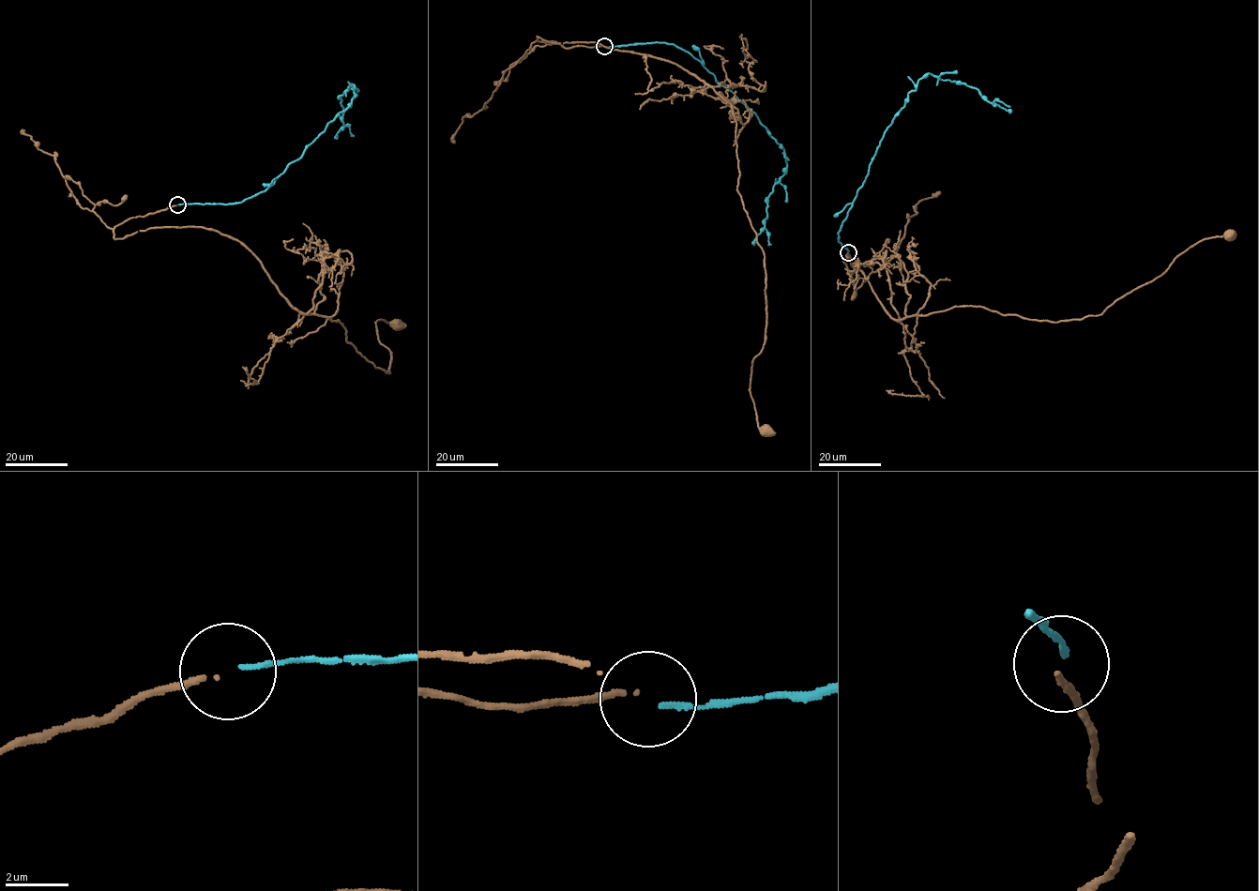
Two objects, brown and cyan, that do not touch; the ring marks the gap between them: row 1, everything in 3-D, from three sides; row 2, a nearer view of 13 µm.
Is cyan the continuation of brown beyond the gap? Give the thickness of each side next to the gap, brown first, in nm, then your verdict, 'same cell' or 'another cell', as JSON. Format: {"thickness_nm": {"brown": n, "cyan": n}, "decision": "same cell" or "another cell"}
{"thickness_nm": {"brown": 160, "cyan": 170}, "decision": "another cell"}

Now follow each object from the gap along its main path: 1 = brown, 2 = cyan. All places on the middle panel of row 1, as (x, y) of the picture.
1: (602, 46), (537, 37), (668, 60), (732, 109), (737, 192), (765, 255), (766, 339), (750, 387), (766, 430)
2: (605, 47), (665, 42), (686, 51), (750, 110), (783, 150), (786, 171), (768, 197), (765, 226), (752, 245)

